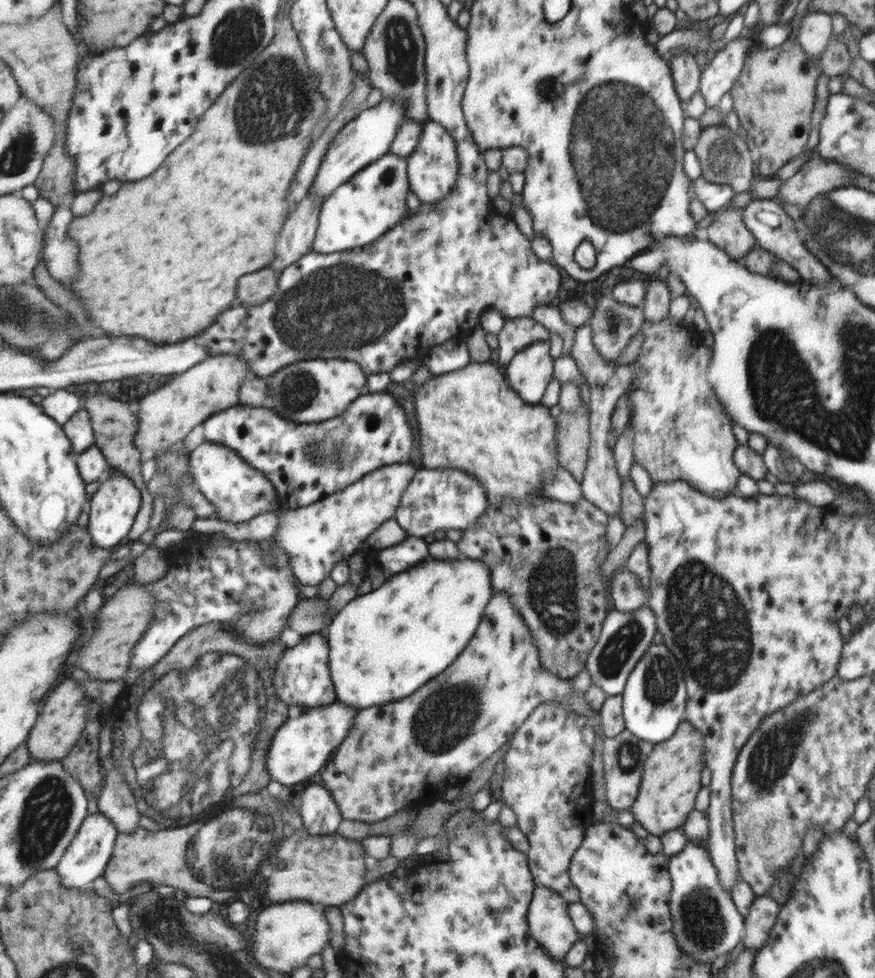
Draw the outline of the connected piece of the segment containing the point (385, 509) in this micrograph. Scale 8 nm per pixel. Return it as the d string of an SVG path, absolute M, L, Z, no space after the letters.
M407 463L379 467L336 494L311 506L289 510L279 517L277 532L271 541L279 549L287 551L298 581L306 586L318 587L330 576L337 562L347 561L354 552L362 550L369 534L393 516L415 471L413 465Z

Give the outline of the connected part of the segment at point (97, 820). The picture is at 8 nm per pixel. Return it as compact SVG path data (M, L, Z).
M103 812L89 814L83 822L76 837L71 841L61 862L58 864L58 875L61 876L63 886L67 888L83 889L92 886L97 878L104 877L110 865L111 857L114 856L114 848L118 840L119 830Z

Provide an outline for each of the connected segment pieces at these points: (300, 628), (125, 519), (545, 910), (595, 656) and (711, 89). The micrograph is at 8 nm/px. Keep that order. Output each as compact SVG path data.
M317 596L301 600L289 616L288 628L301 636L326 631L332 623L332 614L326 614L329 600L321 600Z
M122 471L111 474L99 490L89 500L91 504L88 529L97 546L101 548L114 549L123 544L123 540L129 536L137 512L141 508L141 489L127 477Z
M545 886L534 890L534 900L527 913L527 928L531 938L547 952L547 956L560 960L582 935L573 928L567 916L567 902Z
M647 605L631 613L612 611L603 622L597 644L586 658L585 670L589 673L590 682L601 688L607 697L621 694L626 678L645 650L652 643L656 631L655 618Z
M739 37L715 51L711 62L701 71L698 91L707 108L717 107L720 99L731 91L749 53L750 38Z

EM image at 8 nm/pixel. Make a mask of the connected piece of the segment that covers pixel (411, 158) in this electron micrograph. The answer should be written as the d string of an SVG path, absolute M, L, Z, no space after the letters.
M427 120L417 125L420 132L415 150L405 158L406 174L409 176L410 191L421 203L435 203L445 197L458 177L458 155L451 136L434 120Z

